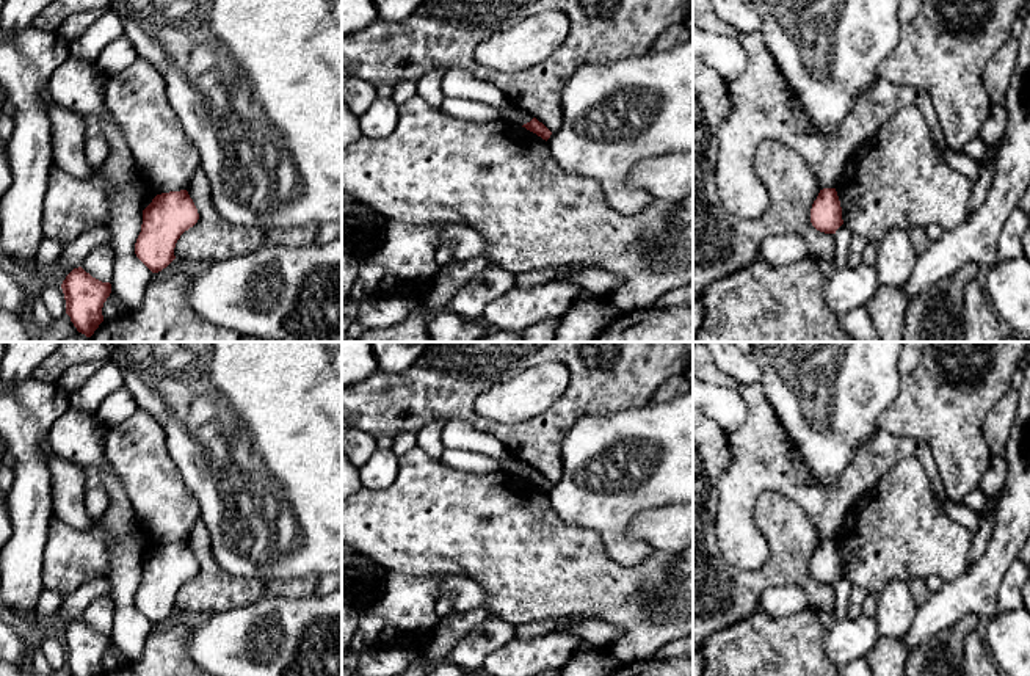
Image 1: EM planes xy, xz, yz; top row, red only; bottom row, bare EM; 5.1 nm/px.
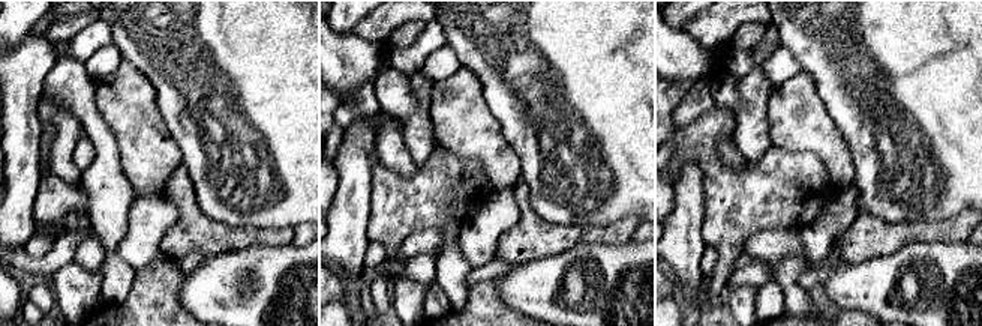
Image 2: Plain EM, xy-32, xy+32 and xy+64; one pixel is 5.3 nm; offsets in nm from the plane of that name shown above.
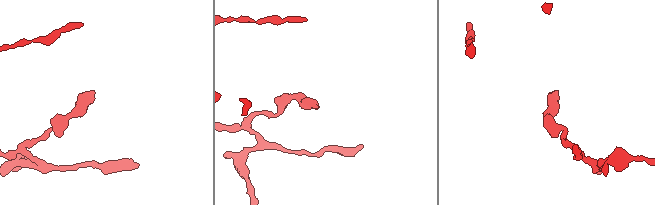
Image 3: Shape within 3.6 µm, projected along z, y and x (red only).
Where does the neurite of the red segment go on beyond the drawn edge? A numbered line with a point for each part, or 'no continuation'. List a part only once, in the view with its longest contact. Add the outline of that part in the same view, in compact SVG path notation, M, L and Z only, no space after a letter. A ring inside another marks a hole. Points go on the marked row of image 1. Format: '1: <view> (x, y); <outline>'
no continuation

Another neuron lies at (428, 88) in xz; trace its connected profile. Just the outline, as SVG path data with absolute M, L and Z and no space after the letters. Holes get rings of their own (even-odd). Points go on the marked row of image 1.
M434 69L415 82L415 96L423 99L433 108L441 108L442 105L444 94L441 82L445 72L445 69Z

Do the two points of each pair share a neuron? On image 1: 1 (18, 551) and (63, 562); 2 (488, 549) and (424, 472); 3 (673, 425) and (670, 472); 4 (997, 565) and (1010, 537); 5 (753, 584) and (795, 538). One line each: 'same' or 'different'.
1: different
2: same
3: same
4: same
5: same

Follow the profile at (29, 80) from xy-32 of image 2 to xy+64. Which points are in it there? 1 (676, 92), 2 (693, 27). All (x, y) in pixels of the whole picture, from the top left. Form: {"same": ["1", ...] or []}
{"same": []}

